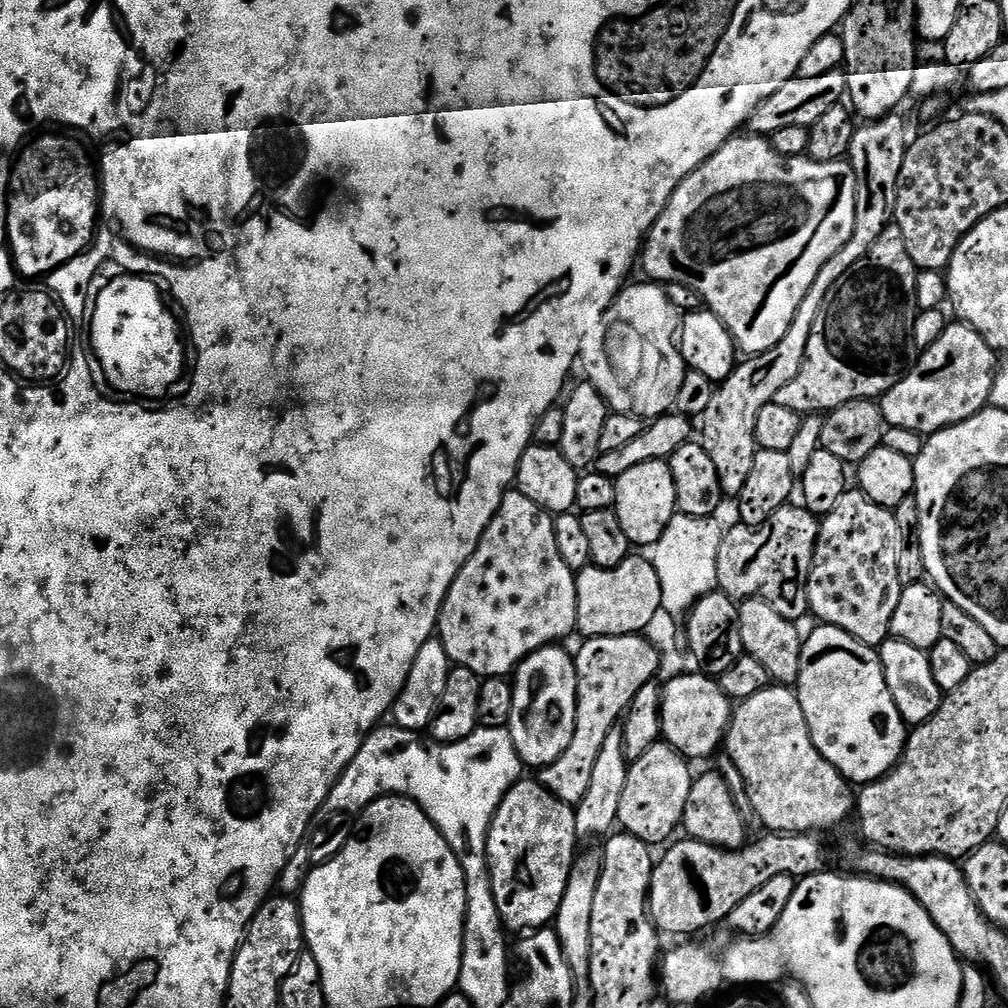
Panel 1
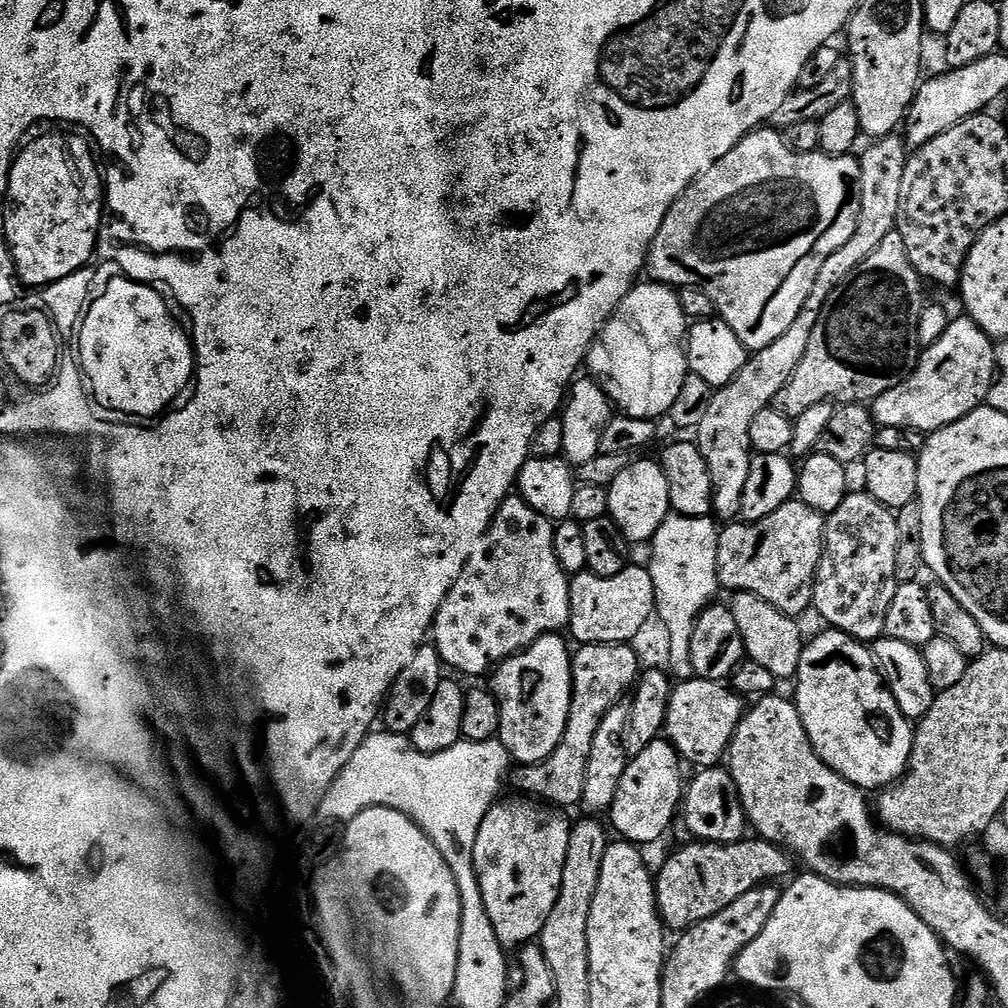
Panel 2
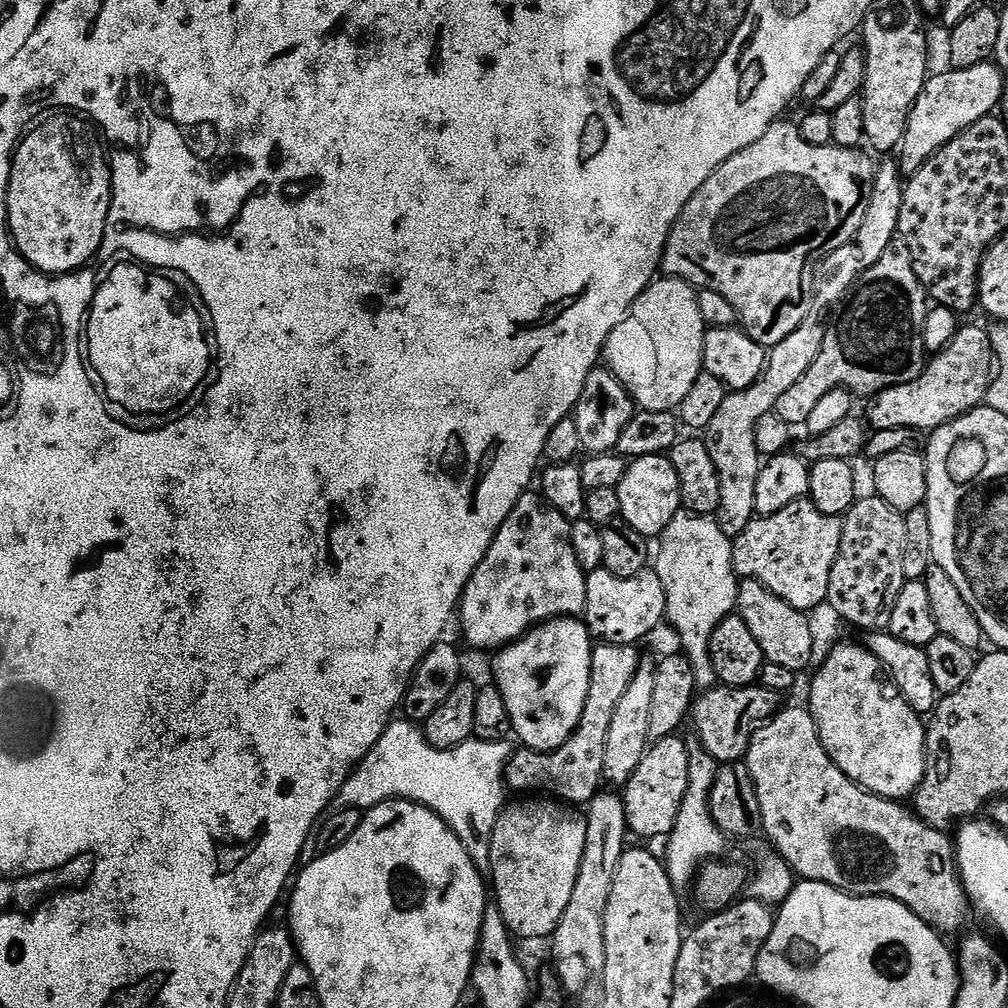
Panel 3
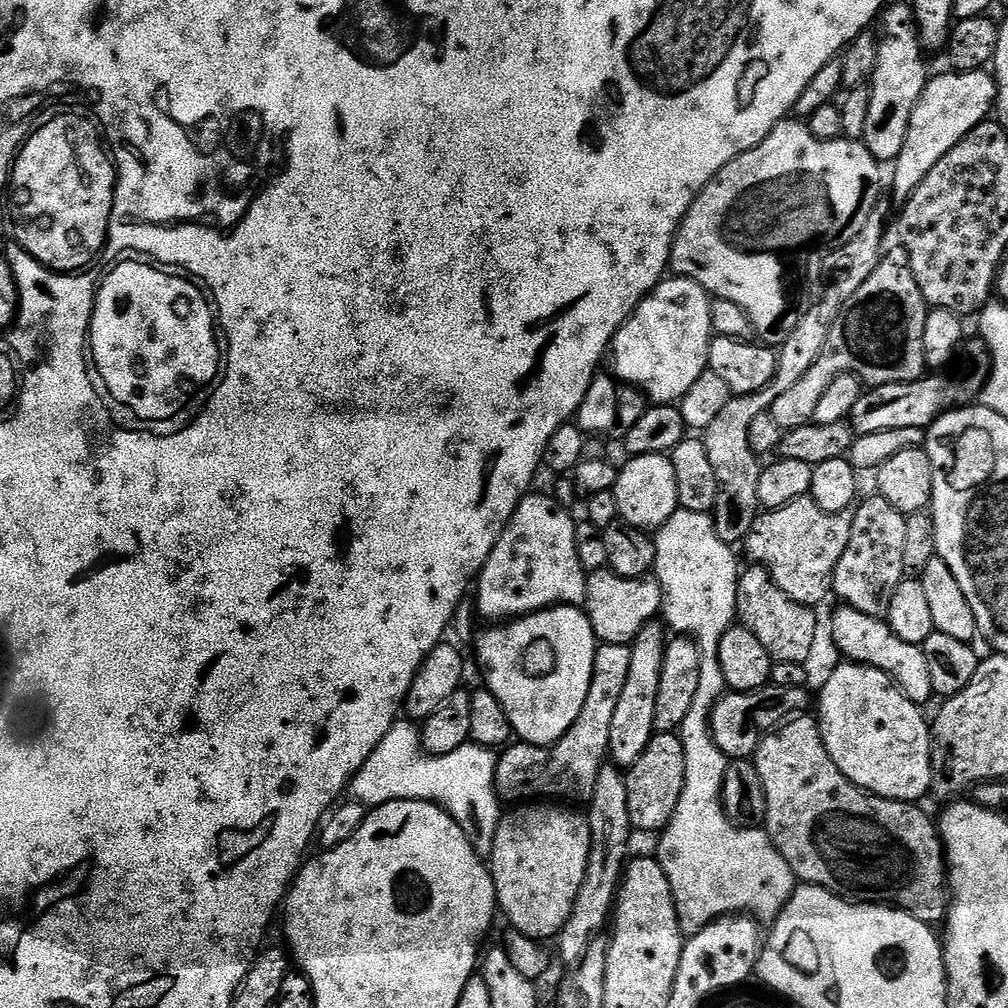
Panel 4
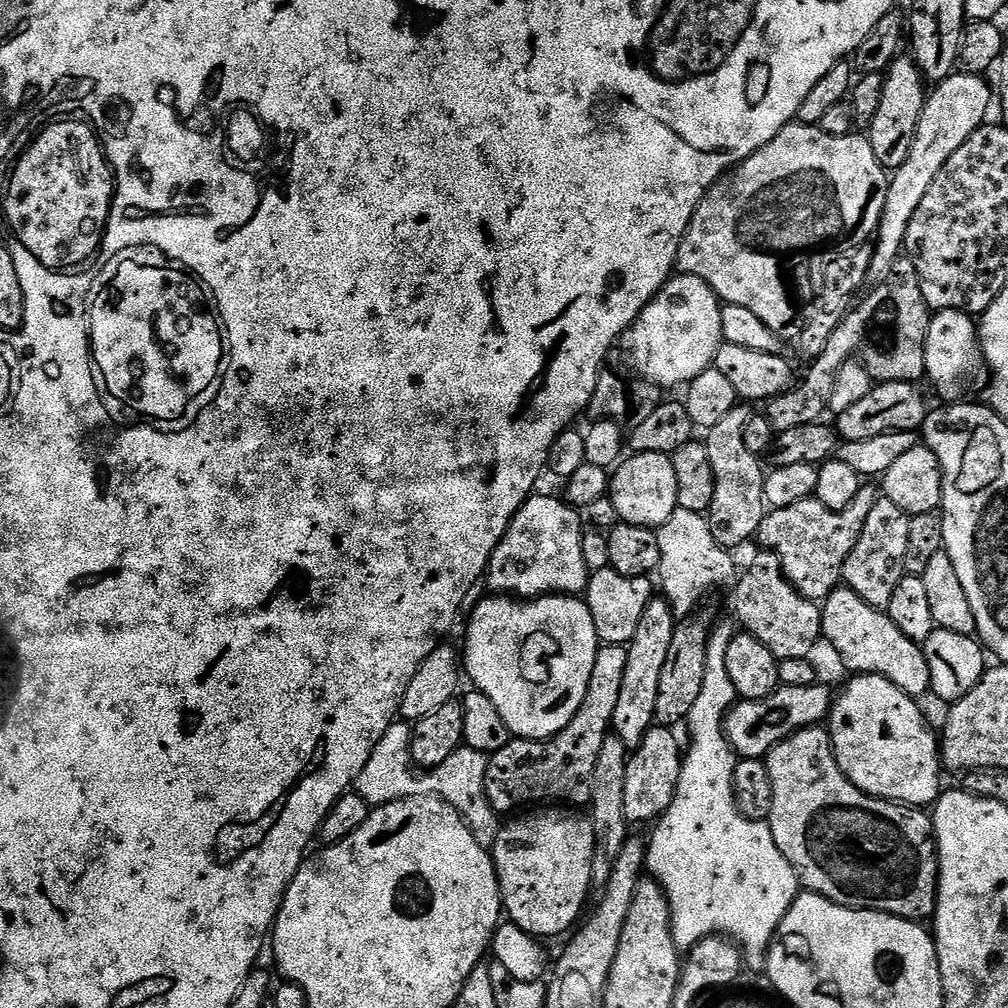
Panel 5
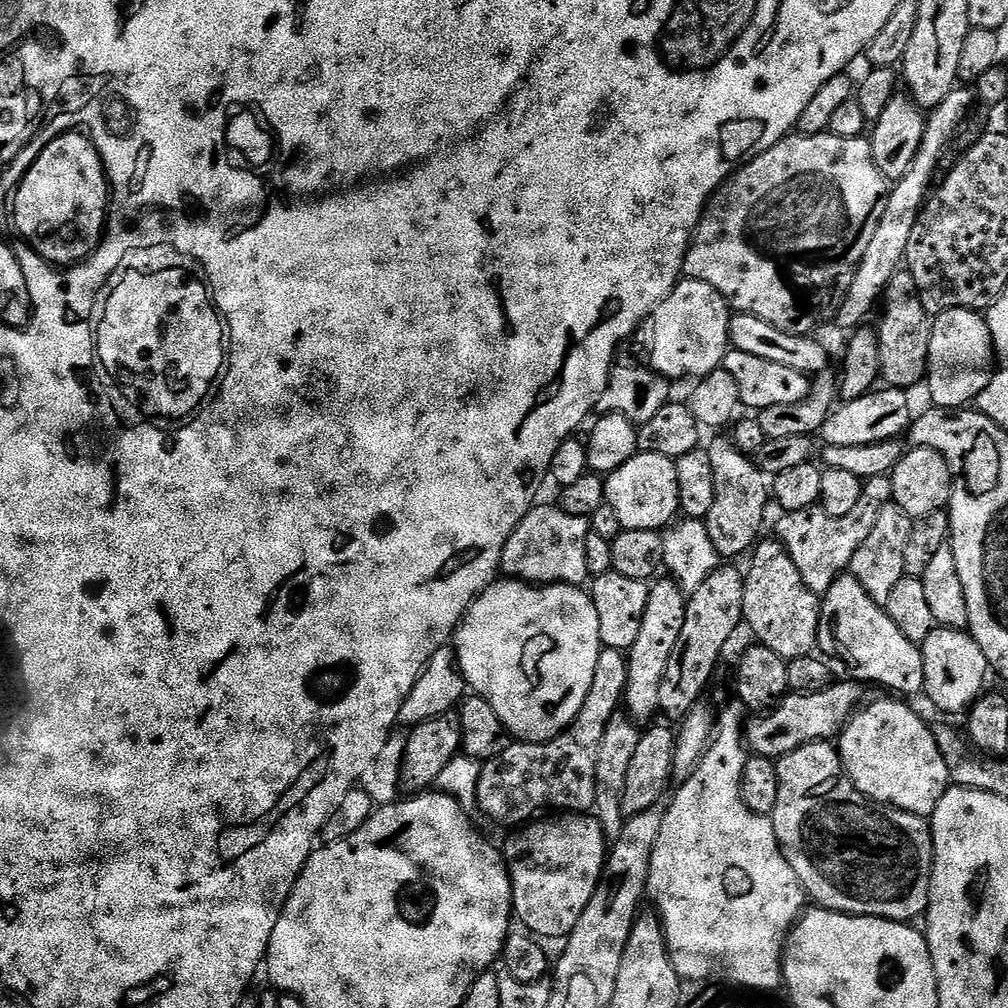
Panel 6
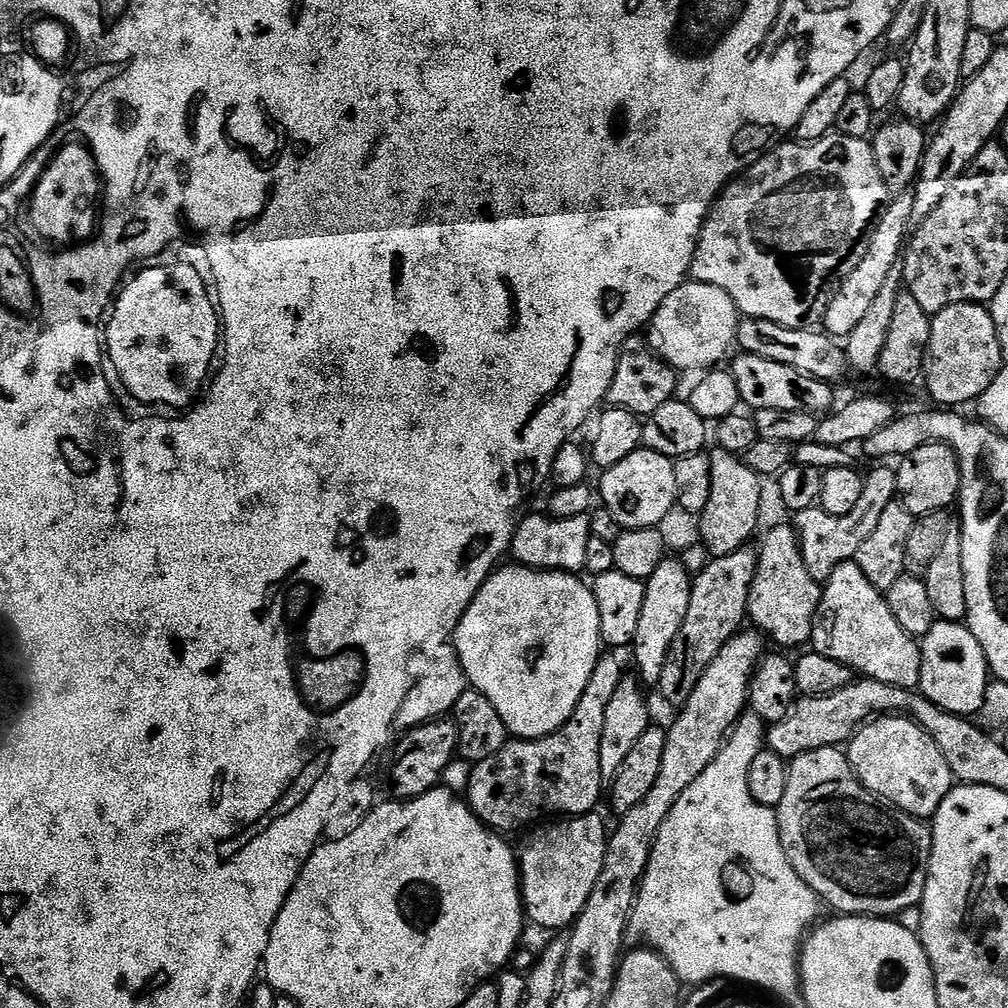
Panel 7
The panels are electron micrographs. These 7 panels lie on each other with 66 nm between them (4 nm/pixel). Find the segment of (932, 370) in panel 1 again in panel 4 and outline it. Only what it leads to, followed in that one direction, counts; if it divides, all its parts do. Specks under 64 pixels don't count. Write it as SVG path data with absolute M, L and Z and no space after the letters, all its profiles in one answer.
M979 338L969 339L966 352L972 355L976 363L976 372L969 374L965 380L956 376L944 377L944 374L928 374L922 380L906 382L905 384L887 384L877 388L868 388L863 396L858 398L858 406L854 406L850 423L852 431L857 434L878 434L878 430L903 430L906 426L927 429L942 413L961 406L968 406L972 400L981 395L990 371L988 348Z

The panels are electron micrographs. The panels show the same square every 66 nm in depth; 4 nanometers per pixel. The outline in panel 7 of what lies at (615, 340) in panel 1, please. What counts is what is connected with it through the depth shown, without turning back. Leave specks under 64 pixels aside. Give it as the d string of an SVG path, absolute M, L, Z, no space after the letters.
M692 280L680 284L678 290L674 290L674 294L670 294L670 298L662 302L662 306L658 306L652 323L646 329L646 344L661 360L675 368L677 373L698 372L697 374L700 374L705 370L715 369L721 363L719 360L728 351L733 351L736 343L736 327L739 326L741 319L741 313L736 311L734 298L730 298L726 290L718 290L718 286L706 286L702 282Z

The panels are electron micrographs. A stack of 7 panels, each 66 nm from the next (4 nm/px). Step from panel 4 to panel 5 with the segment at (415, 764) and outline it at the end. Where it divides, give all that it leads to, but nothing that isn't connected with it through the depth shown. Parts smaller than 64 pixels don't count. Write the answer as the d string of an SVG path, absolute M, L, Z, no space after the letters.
M404 722L392 723L382 734L378 746L374 746L370 762L362 766L362 774L358 774L354 791L370 806L389 804L395 800L403 800L406 796L439 796L441 800L454 806L454 810L458 810L458 814L480 844L491 846L498 838L502 820L486 798L488 757L461 746L454 754L450 754L450 758L446 758L446 762L442 762L442 766L419 772L410 767L411 747L411 727Z

